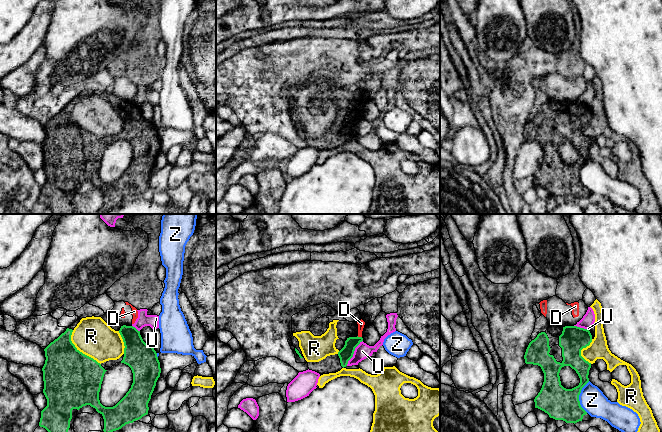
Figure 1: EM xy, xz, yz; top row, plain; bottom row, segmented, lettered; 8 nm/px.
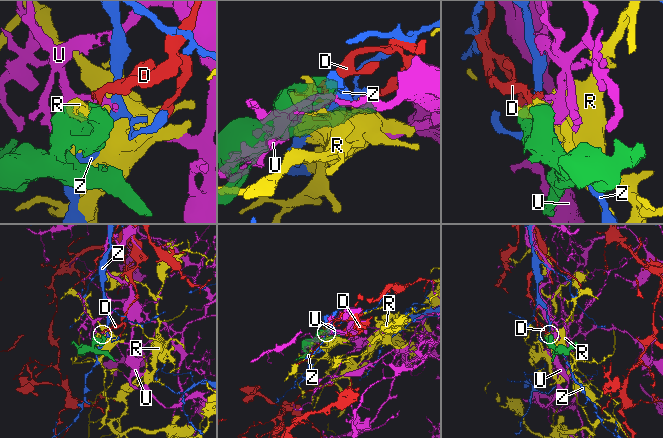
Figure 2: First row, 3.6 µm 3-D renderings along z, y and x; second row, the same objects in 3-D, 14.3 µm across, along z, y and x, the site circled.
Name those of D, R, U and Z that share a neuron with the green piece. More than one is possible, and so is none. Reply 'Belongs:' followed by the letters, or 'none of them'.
Belongs: none of them

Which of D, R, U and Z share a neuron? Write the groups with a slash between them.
D / R / U / Z

